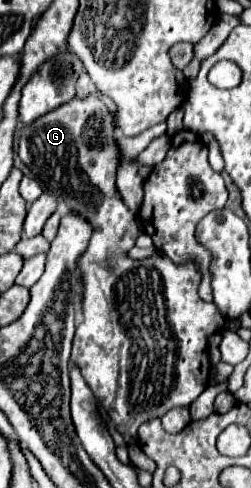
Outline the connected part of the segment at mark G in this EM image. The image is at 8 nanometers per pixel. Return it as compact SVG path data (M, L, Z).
M96 96L72 98L54 112L24 128L20 136L18 156L30 168L46 190L64 200L68 212L82 216L92 226L92 238L82 252L78 272L82 278L82 322L76 326L72 342L72 360L80 366L86 384L106 408L110 420L126 442L138 442L138 426L146 420L162 418L170 408L188 408L206 388L210 374L208 336L224 326L224 318L214 304L198 298L198 270L192 264L178 266L174 262L160 262L160 266L140 266L138 260L128 258L128 250L144 232L138 214L130 212L116 190L116 174L120 166L120 148L114 140L114 116L108 106Z

